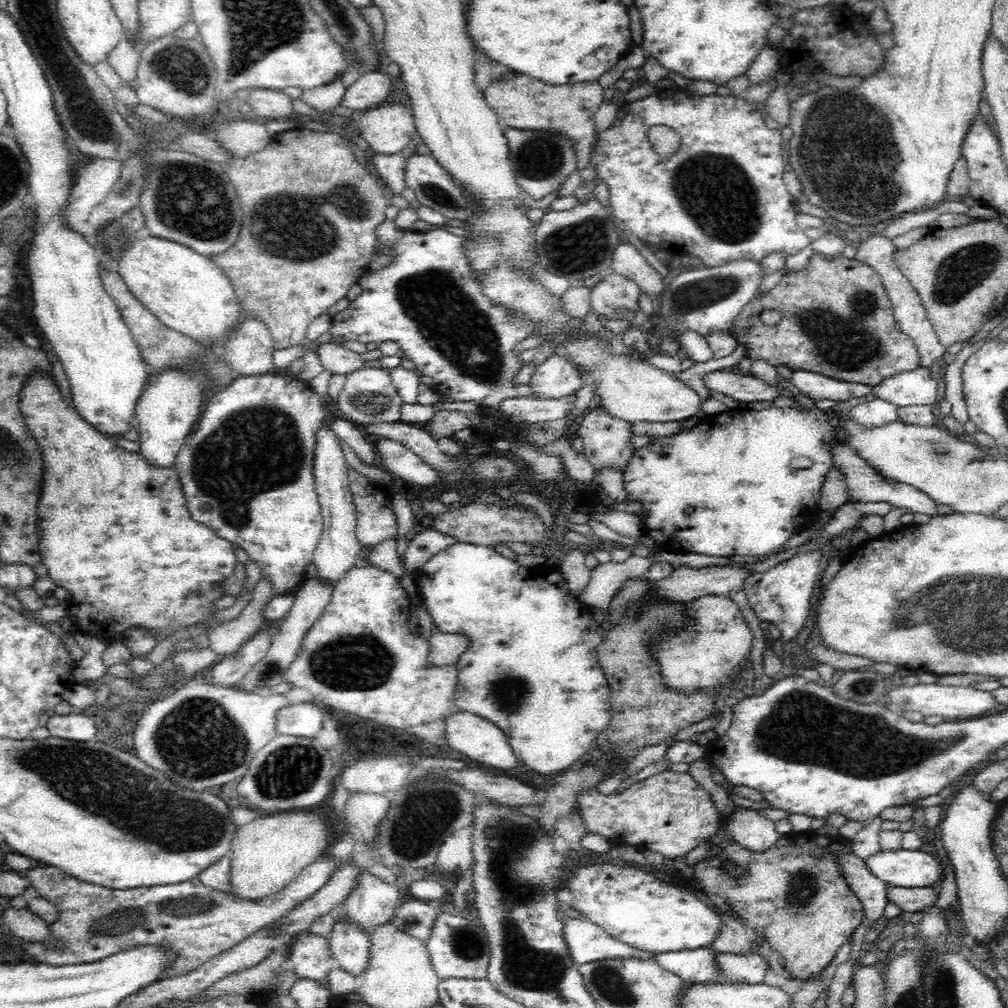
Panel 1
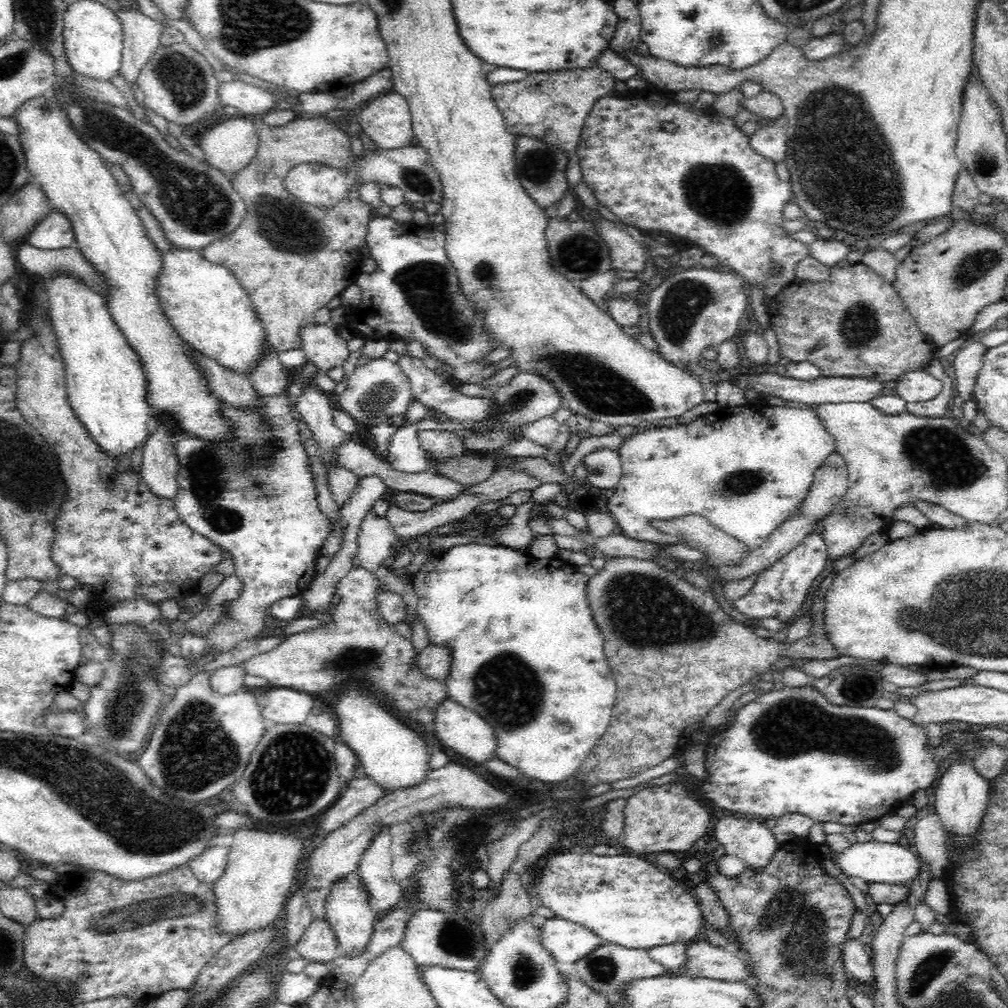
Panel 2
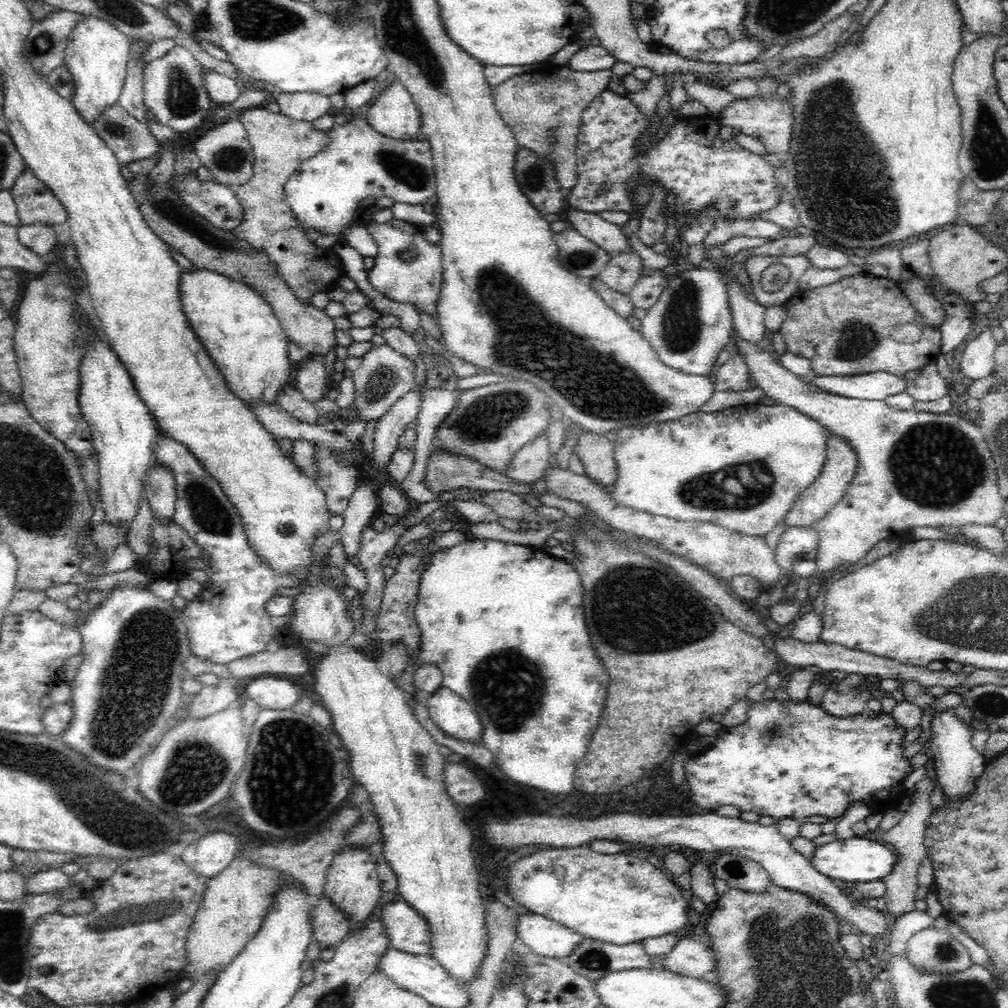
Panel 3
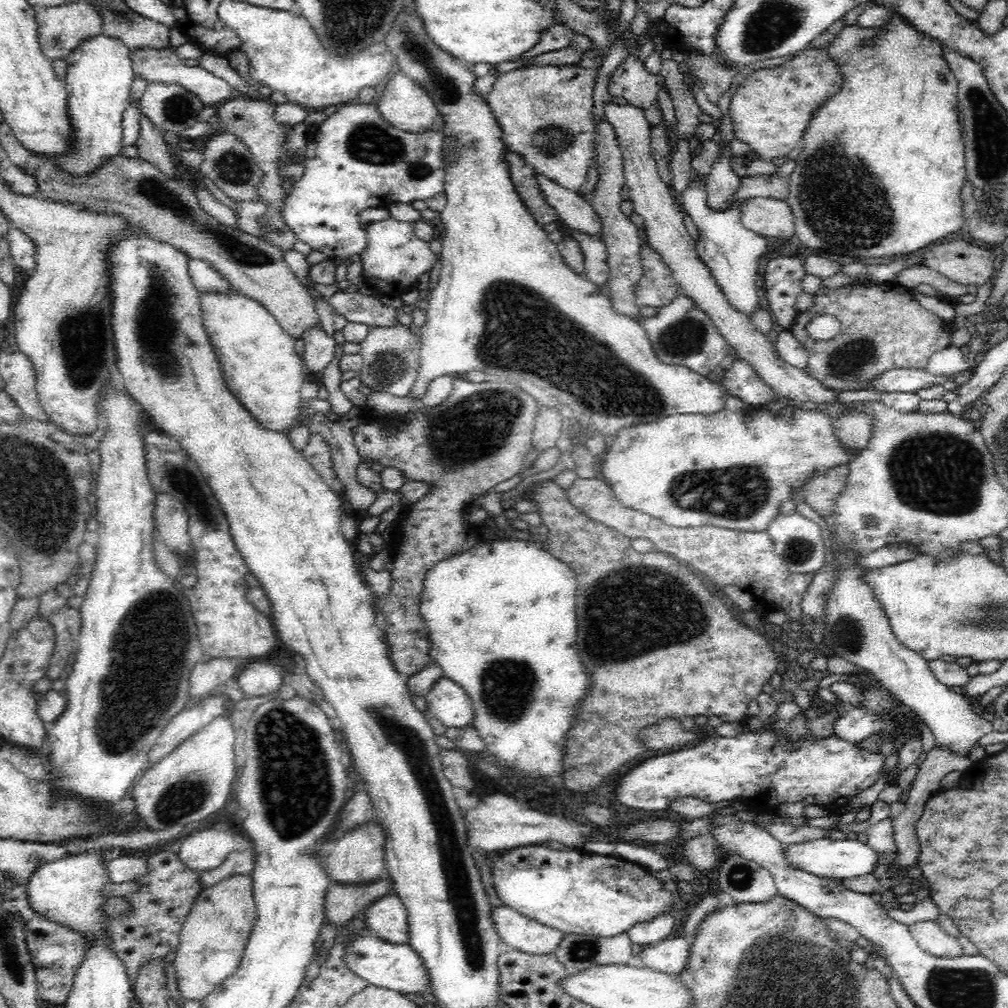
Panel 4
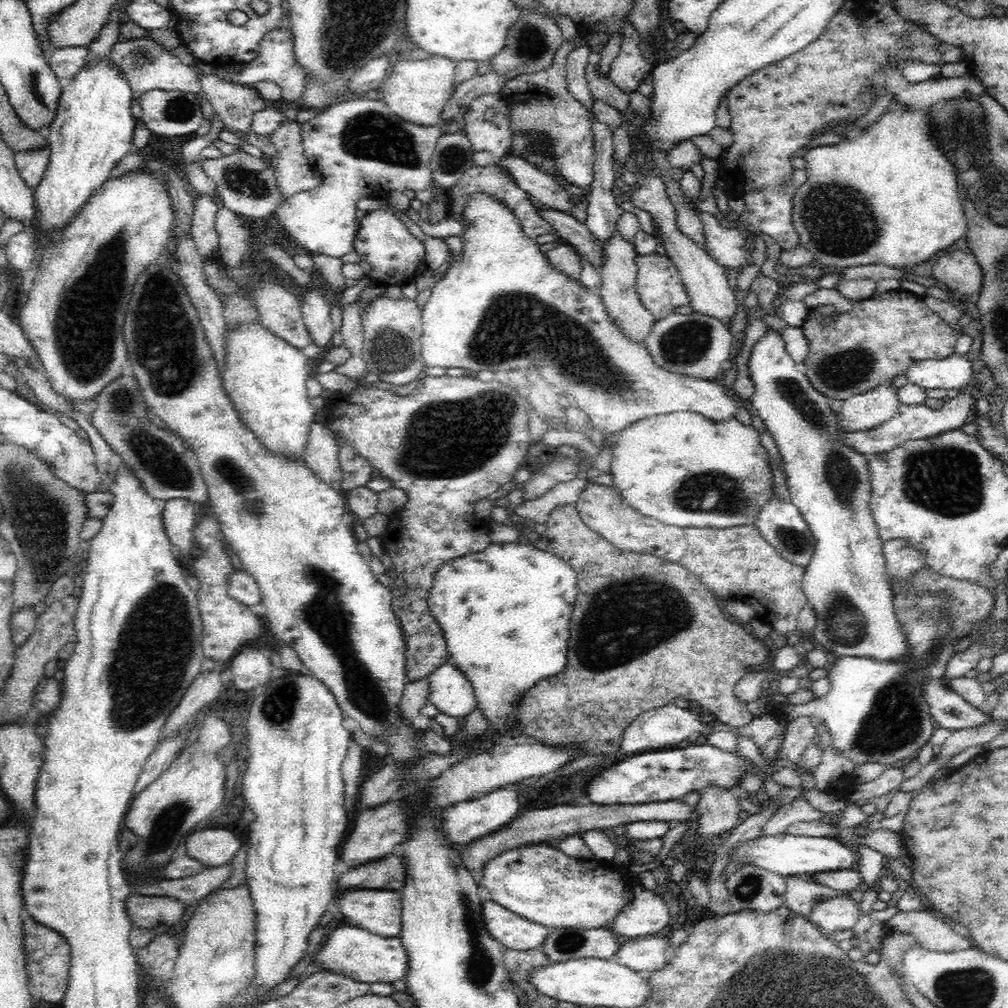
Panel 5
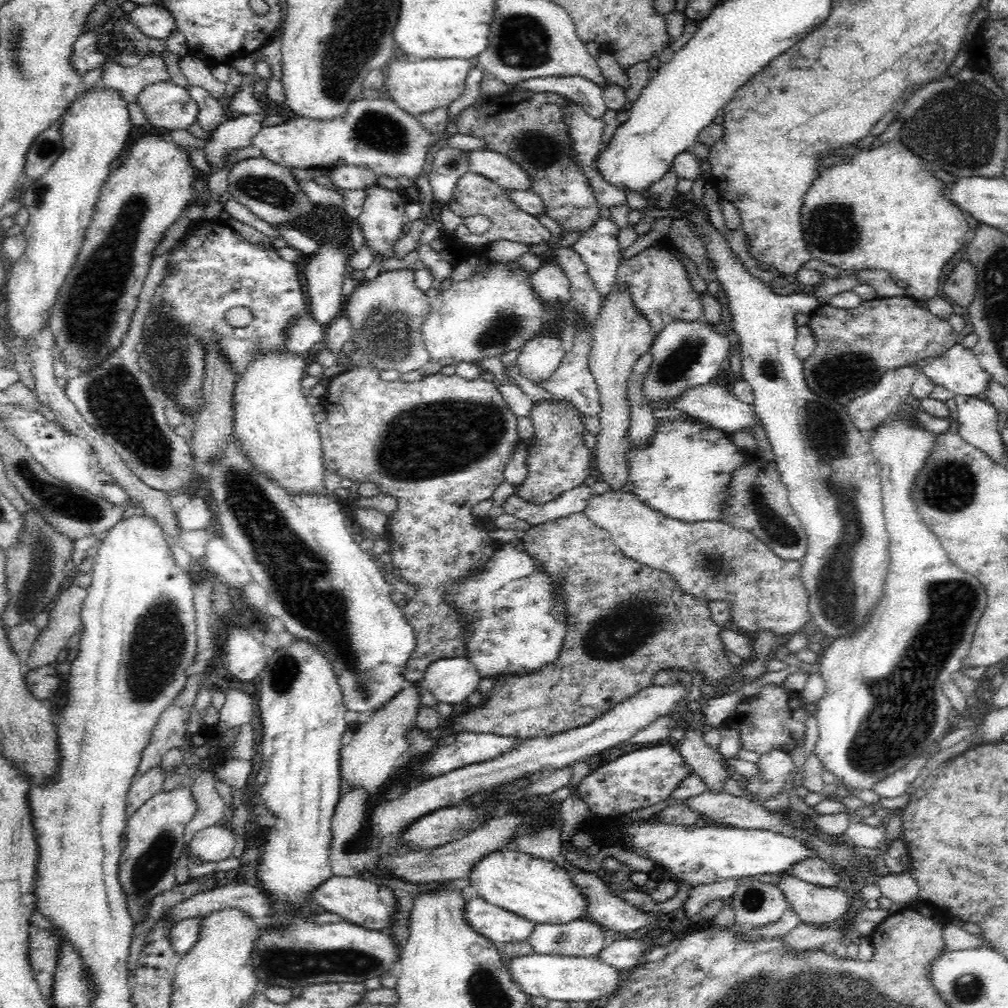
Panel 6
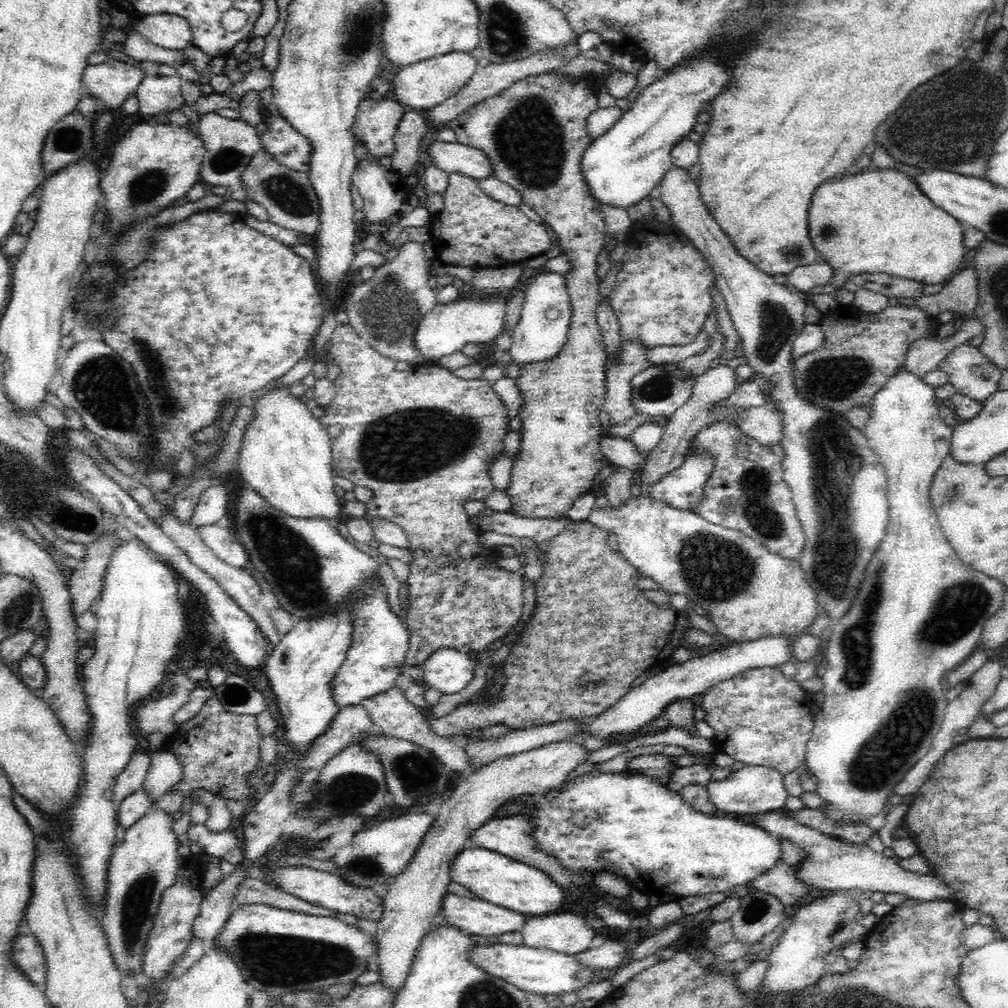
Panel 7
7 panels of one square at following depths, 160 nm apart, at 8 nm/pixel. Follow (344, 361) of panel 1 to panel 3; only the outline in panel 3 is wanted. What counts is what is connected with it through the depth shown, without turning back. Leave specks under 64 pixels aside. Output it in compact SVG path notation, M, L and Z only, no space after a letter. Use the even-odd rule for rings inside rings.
M147 174L134 175L126 179L126 186L132 197L138 203L138 209L152 232L162 239L173 251L191 260L198 269L217 272L234 281L240 281L258 294L276 314L282 331L290 342L296 343L307 355L322 353L326 355L330 348L337 346L335 342L335 326L330 316L324 310L314 305L306 305L294 295L294 291L282 281L282 275L277 272L268 255L256 250L245 240L240 240L230 230L222 230L210 224L209 220L195 214L181 198L173 192L167 179L153 182ZM150 181L150 184L147 182Z

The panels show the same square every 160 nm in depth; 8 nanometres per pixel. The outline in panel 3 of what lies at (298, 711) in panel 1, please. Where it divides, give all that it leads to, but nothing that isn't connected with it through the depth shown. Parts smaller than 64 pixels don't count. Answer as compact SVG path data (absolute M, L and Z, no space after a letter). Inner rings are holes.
M262 675L247 684L244 697L254 700L261 708L286 710L299 698L299 689L282 677Z

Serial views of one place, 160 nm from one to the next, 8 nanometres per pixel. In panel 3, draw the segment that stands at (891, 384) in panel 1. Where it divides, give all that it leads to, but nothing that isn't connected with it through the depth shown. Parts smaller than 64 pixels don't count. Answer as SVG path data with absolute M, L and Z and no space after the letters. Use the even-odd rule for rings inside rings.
M933 363L921 369L919 376L909 382L906 391L915 402L932 402L946 396L947 390L946 382L938 375Z

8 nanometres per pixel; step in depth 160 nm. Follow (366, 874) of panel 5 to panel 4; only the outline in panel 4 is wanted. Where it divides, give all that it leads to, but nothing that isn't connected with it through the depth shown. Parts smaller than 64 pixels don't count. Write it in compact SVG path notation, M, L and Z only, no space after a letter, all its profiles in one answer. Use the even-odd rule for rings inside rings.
M391 877L356 884L333 883L326 892L325 920L334 926L344 925L358 912L389 895Z

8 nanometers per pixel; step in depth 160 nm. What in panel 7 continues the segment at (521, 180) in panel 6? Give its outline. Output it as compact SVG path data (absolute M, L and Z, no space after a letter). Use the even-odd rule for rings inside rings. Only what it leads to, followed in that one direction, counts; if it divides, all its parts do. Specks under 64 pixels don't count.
M437 139L428 145L427 151L432 165L444 172L457 172L473 179L492 175L490 161L478 148L460 144L458 141L446 143Z

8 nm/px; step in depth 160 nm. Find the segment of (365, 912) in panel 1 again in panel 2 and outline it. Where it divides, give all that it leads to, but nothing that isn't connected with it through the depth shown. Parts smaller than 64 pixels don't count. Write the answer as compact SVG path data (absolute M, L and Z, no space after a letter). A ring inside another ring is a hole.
M380 830L364 851L356 870L366 893L370 894L370 907L377 914L387 913L401 900L401 889L392 872L391 842L389 832Z

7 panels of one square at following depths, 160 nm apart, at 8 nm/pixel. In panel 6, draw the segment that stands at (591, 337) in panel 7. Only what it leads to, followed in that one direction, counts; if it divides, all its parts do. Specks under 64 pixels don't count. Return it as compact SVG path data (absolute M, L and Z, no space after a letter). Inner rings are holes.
M510 89L508 92L502 92L498 96L487 98L480 104L476 103L467 106L457 116L456 124L458 127L458 132L462 133L463 135L482 139L482 143L486 143L484 148L492 152L498 152L506 156L506 158L510 159L510 161L516 163L516 165L518 165L518 167L520 167L520 169L522 169L522 171L528 175L528 181L530 181L530 190L536 193L540 201L542 201L542 211L544 211L546 216L549 216L556 221L556 224L558 224L562 230L561 234L566 232L576 232L580 238L586 231L589 231L589 228L594 226L594 223L600 218L600 213L598 213L599 206L597 203L597 198L594 196L594 191L590 186L589 180L587 179L587 176L584 176L584 173L579 169L579 166L576 163L577 160L573 158L574 151L572 150L569 126L565 123L565 118L567 117L567 108L570 105L578 105L578 108L580 108L580 104L577 104L577 102L574 102L573 100L569 100L569 98L566 98L565 96L559 96L557 92L531 92ZM553 397L533 402L529 419L534 427L531 436L534 442L526 448L526 478L520 484L513 485L514 494L528 503L541 505L560 498L563 492L584 485L584 480L596 472L594 449L584 444L583 436L588 433L584 414L569 400Z

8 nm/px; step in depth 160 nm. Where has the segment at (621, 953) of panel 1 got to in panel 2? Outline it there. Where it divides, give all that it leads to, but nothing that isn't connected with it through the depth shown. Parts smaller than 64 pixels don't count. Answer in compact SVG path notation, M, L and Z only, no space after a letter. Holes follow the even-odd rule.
M556 916L539 918L537 924L540 943L552 955L556 965L576 962L604 943L592 931Z

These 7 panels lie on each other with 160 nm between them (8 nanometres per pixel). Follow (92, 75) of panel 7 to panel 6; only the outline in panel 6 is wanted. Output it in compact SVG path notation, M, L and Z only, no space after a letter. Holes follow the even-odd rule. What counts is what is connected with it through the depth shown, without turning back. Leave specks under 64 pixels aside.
M145 56L135 66L122 66L116 61L106 61L102 66L102 87L118 91L127 103L137 102L142 88L157 81L170 79L162 57Z

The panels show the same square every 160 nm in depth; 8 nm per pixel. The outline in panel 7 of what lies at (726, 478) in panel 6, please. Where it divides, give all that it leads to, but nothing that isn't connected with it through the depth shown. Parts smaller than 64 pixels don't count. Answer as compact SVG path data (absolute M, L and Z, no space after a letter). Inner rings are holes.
M689 451L681 467L649 486L650 497L664 500L678 510L692 511L692 508L702 500L702 488L710 476L710 468L710 455L694 455Z

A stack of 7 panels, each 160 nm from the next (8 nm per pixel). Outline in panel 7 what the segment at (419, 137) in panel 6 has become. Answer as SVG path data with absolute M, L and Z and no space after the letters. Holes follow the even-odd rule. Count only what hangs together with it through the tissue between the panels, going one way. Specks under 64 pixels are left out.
M366 97L359 104L353 134L355 140L366 142L369 158L392 155L392 136L405 110L400 103L385 98L376 100ZM267 117L263 120L267 130L260 137L265 148L284 166L296 172L308 171L310 164L310 141L282 117Z

